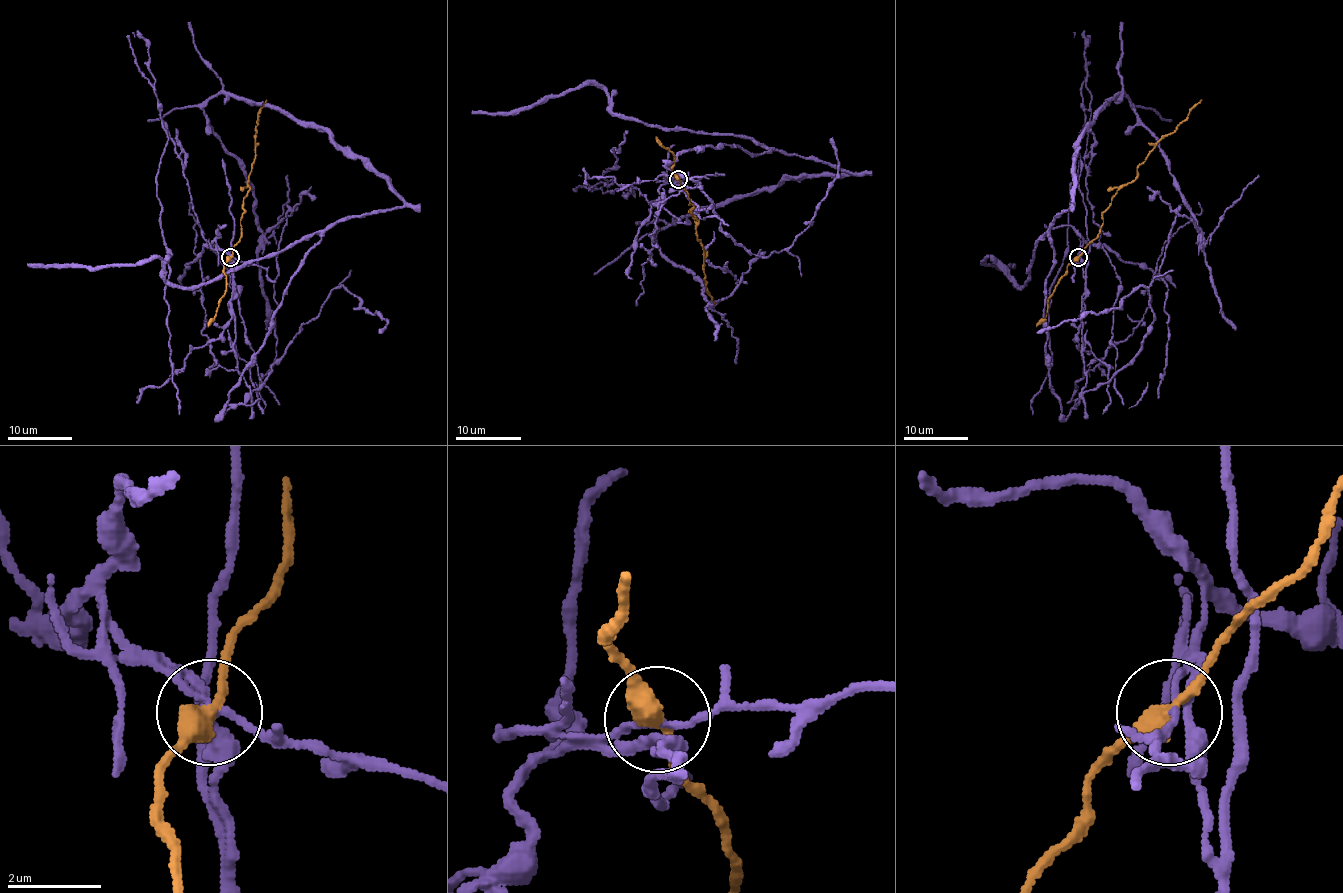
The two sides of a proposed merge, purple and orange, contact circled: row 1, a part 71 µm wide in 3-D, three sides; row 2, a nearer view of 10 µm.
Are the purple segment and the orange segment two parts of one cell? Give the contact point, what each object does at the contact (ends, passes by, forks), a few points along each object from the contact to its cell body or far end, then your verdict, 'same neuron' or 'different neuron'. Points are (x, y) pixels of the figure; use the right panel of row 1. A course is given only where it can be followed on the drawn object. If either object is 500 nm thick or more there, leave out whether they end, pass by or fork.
place (1078, 257); purple passes by; orange passes by; course purple (1078, 257), (1065, 415), (1050, 235), (1121, 93), (1202, 232), (1176, 212), (1165, 374), (1129, 407); course orange (1078, 257), (1097, 236), (1111, 196), (1136, 178), (1137, 167), (1147, 154), (1202, 99); different neuron

